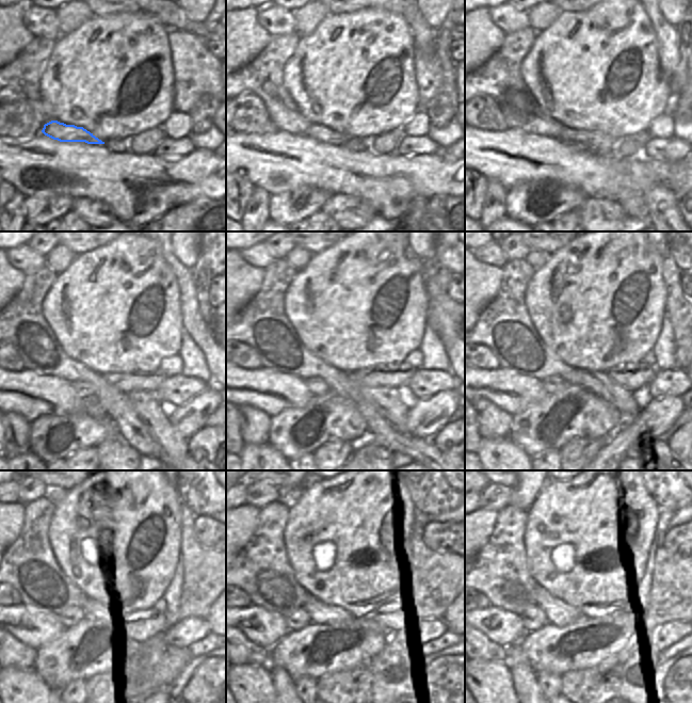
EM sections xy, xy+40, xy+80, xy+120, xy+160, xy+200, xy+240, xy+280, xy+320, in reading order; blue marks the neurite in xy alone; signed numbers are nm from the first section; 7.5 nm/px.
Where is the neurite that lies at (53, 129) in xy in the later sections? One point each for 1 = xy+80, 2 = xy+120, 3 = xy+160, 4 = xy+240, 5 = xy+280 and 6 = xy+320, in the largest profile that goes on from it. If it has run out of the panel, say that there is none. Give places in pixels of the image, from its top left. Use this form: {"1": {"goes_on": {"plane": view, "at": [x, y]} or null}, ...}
{"1": {"goes_on": {"plane": "xy+80", "at": [595, 142]}}, "2": {"goes_on": {"plane": "xy+120", "at": [137, 381]}}, "3": {"goes_on": {"plane": "xy+160", "at": [396, 378]}}, "4": {"goes_on": {"plane": "xy+240", "at": [155, 620]}}, "5": {"goes_on": {"plane": "xy+280", "at": [401, 614]}}, "6": {"goes_on": {"plane": "xy+320", "at": [641, 613]}}}

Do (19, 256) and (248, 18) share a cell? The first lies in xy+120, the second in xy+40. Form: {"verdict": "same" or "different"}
{"verdict": "different"}

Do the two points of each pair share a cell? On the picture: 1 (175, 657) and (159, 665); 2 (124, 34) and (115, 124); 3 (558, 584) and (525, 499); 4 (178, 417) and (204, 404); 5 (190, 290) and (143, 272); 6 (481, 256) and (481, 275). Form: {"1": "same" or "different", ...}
{"1": "different", "2": "same", "3": "different", "4": "same", "5": "different", "6": "different"}

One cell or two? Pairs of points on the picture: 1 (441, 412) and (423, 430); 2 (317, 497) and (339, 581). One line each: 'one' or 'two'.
1: one
2: one

